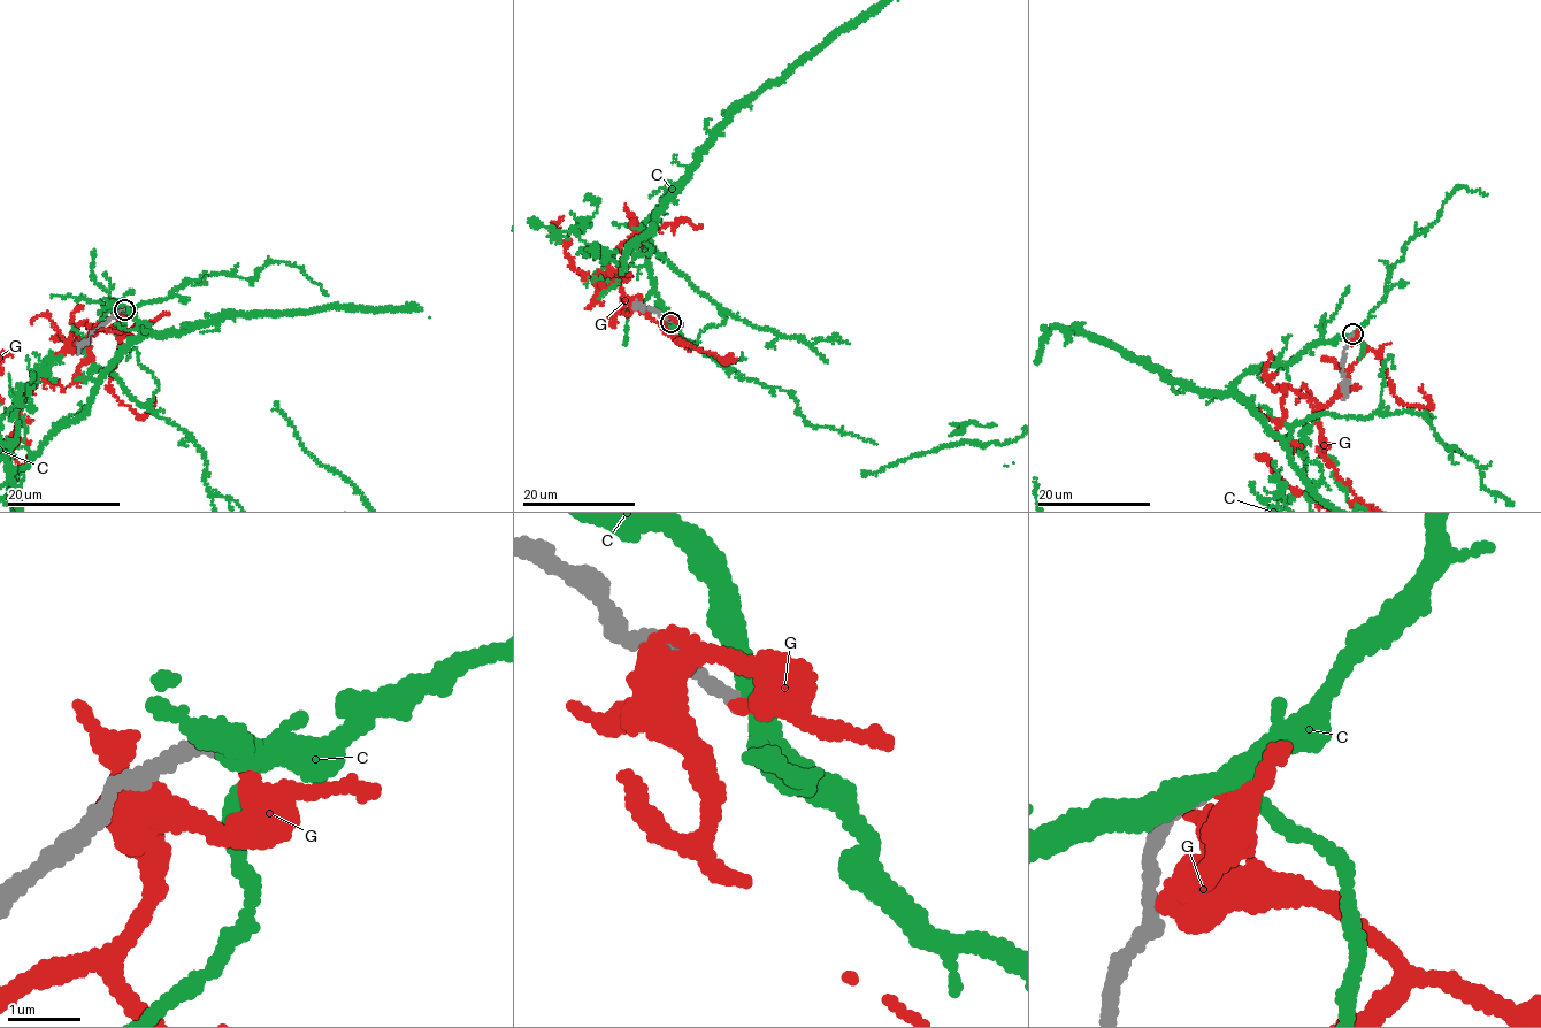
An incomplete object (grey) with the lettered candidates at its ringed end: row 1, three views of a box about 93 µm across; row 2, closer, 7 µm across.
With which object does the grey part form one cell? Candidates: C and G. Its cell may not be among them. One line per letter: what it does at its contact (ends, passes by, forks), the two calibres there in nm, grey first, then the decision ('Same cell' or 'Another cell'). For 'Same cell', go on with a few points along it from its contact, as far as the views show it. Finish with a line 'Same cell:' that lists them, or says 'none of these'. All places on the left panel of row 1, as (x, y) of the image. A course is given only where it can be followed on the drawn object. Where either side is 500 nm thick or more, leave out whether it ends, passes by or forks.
C: It forks there. Thickness 180 nm (grey) against 280 nm. Another cell
G: It passes by. Thickness 190 nm (grey) against 190 nm. Another cell
Same cell: none of these

